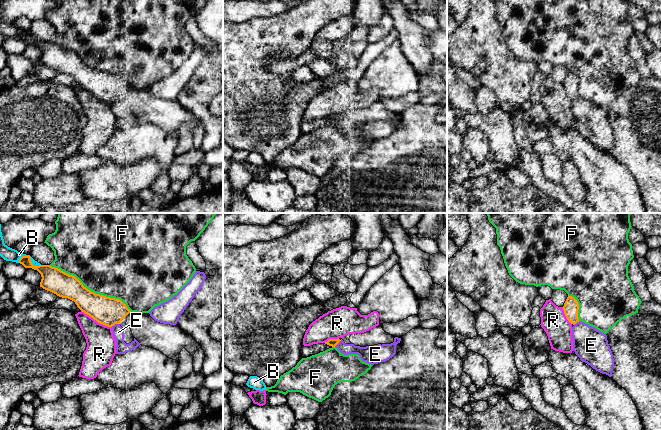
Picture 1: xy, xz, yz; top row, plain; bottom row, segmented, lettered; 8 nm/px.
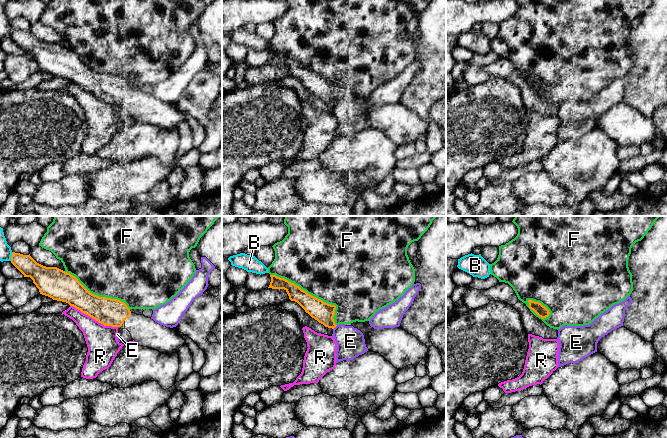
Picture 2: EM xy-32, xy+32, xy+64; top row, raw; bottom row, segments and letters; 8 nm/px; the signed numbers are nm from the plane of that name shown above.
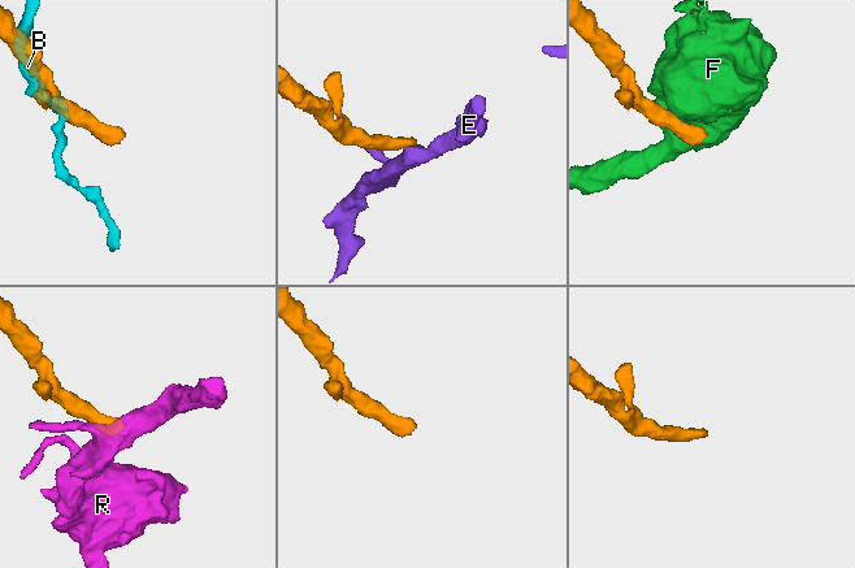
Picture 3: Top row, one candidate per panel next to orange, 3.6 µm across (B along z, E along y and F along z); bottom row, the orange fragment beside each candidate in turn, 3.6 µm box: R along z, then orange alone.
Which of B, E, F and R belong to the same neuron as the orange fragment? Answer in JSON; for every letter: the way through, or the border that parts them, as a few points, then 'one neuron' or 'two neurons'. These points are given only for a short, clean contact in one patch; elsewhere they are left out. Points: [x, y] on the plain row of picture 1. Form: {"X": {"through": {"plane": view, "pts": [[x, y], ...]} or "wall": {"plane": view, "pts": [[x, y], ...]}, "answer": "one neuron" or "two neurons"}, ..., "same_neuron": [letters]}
{"B": {"answer": "two neurons"}, "E": {"answer": "two neurons"}, "F": {"answer": "two neurons"}, "R": {"wall": {"plane": "xy", "pts": [[81, 86], [98, 98], [111, 103]]}, "answer": "two neurons"}, "same_neuron": []}

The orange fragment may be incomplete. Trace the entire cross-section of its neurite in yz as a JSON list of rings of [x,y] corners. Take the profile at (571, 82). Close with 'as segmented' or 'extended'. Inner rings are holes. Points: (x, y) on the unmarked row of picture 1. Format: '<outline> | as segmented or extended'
[[[568,71],[563,82],[563,86],[567,96],[571,100],[574,101],[577,98],[579,98],[579,94],[578,94],[579,80],[574,73]]] | as segmented

